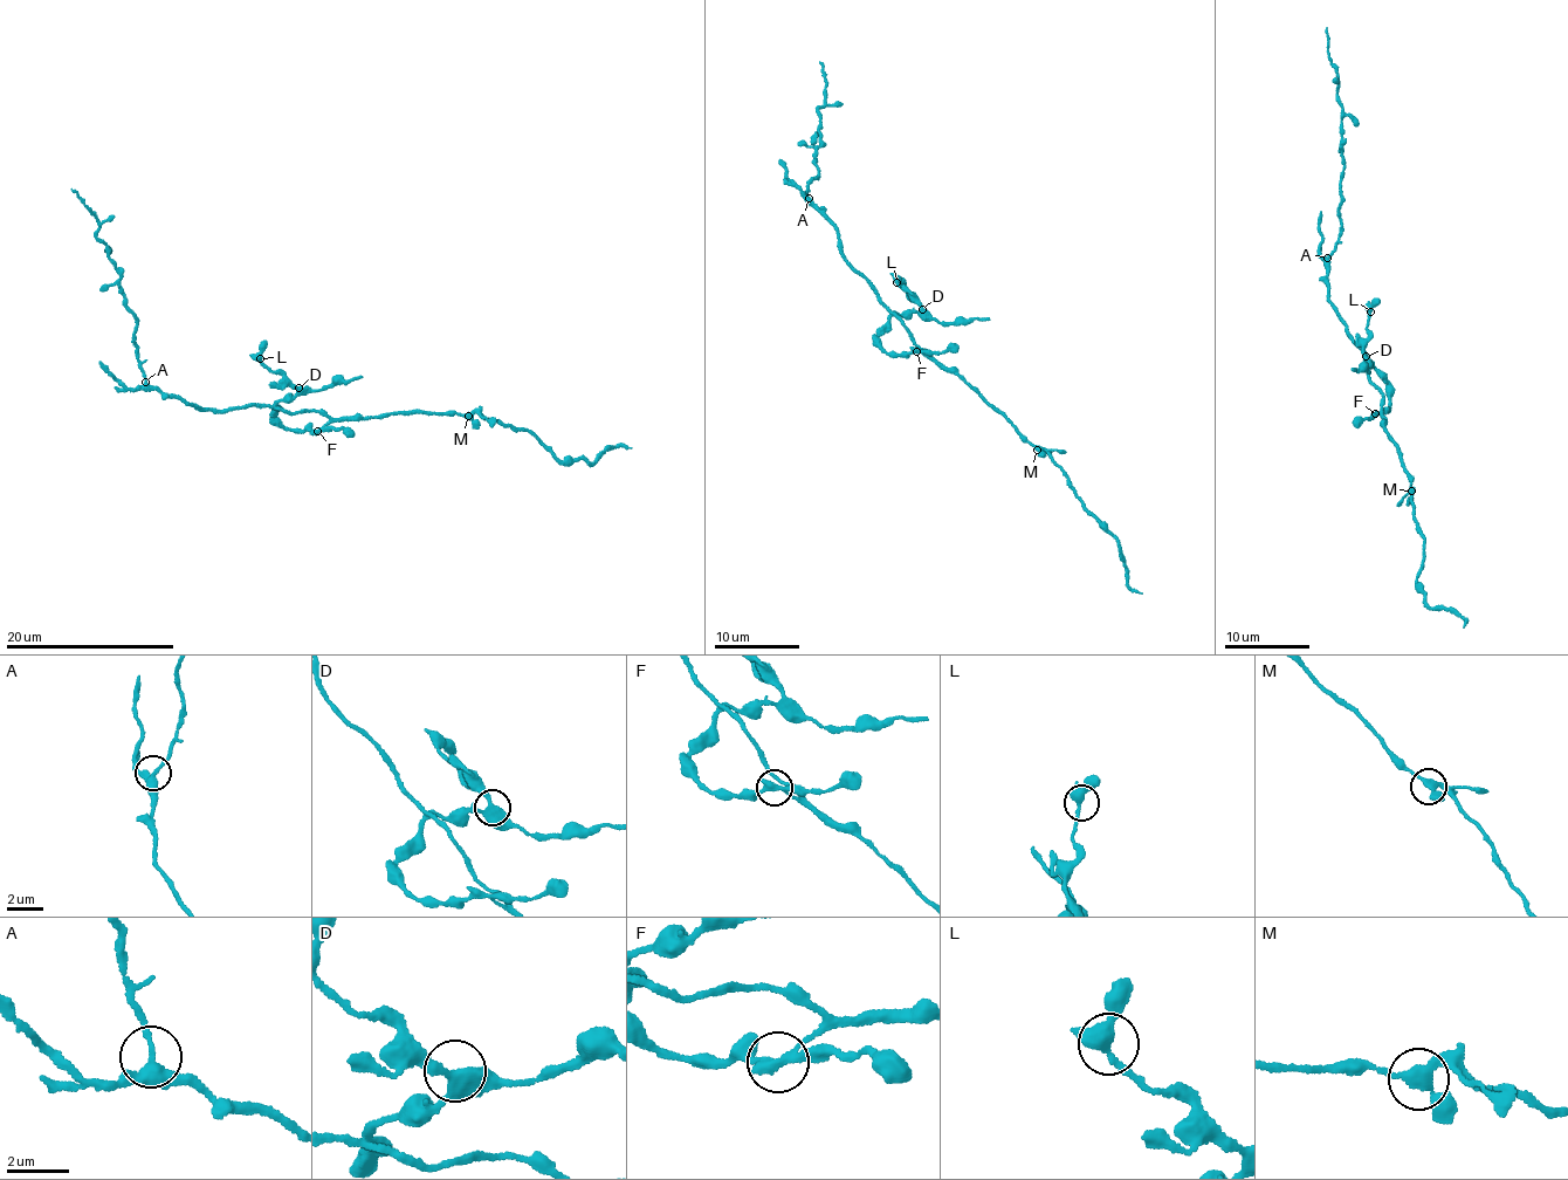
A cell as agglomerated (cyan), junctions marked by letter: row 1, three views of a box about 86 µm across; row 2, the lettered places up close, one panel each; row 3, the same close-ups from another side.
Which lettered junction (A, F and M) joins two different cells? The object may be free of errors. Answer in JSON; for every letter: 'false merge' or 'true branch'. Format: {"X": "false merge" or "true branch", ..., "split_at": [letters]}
{"A": "true branch", "F": "false merge", "M": "true branch", "split_at": ["F"]}

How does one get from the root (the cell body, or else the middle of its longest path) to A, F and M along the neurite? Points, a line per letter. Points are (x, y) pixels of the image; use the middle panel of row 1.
A: (895, 317), (875, 289), (847, 262), (833, 224), (813, 208), (809, 198)
F: (895, 317), (901, 318), (916, 344), (929, 356), (917, 350)
M: (895, 317), (901, 318), (921, 350), (961, 375), (1037, 450)

